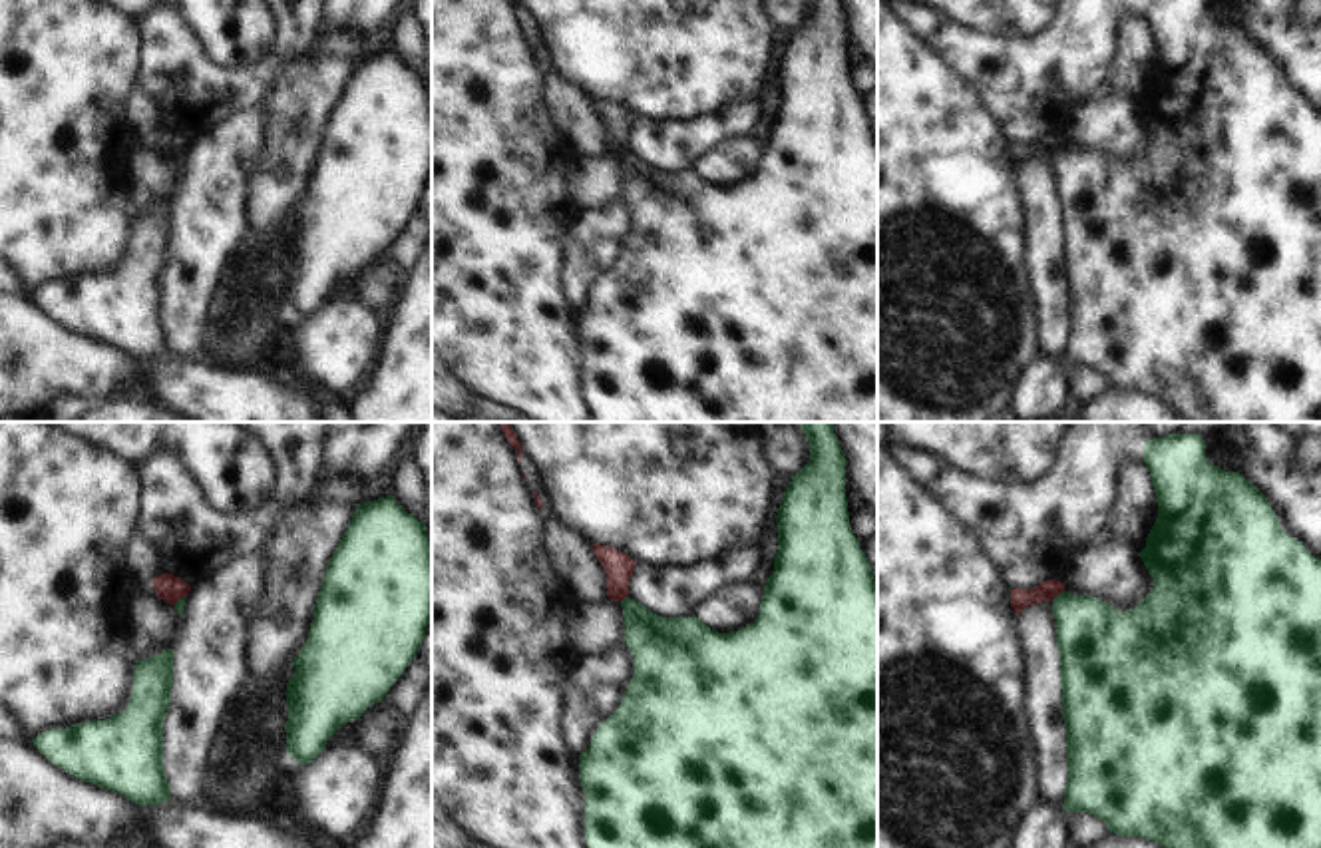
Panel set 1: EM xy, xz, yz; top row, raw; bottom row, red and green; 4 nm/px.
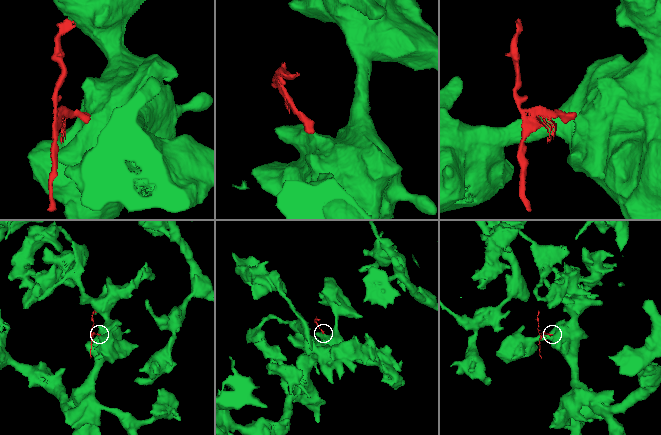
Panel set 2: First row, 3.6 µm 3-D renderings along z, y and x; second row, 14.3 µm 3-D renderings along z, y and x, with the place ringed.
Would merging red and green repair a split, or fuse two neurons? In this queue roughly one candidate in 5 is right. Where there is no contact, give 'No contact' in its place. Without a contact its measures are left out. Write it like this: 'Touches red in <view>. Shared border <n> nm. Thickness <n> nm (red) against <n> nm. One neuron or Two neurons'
Touches red in yz. Shared border 70 nm. Thickness 80 nm (red) against 300 nm. Two neurons

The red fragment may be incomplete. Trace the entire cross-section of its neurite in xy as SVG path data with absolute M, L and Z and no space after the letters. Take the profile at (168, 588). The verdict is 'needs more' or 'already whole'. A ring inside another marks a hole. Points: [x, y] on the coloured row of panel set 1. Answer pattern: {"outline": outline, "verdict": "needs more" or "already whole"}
{"outline": "M161 573L153 577L153 589L159 599L175 605L179 599L187 597L191 591L191 585L185 583L181 577L175 577L171 573Z", "verdict": "already whole"}

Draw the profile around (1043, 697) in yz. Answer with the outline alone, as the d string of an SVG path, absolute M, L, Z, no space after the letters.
M1052 601L1023 609L1017 629L1025 651L1025 717L1037 750L1037 788L1046 802L1062 806L1068 762Z

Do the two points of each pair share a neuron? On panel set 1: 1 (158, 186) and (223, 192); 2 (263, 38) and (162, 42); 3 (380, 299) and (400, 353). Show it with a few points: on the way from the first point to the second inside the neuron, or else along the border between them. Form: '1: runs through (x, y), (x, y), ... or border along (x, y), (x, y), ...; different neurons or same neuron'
1: border along (180, 170), (180, 182), (170, 202); different neurons
2: border along (188, 20), (203, 46), (223, 66), (243, 66); different neurons
3: border along (402, 273), (402, 289), (386, 315); different neurons

